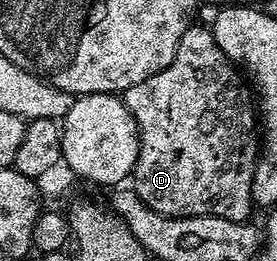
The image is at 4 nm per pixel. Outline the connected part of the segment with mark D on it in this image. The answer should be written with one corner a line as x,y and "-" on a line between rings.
191,26
175,50
175,58
159,74
135,82
123,99
137,124
141,138
137,164
131,173
131,187
151,210
164,216
218,216
228,220
250,219
253,203
253,175
259,155
259,116
249,105
241,85
243,76
232,60
219,50
208,27

